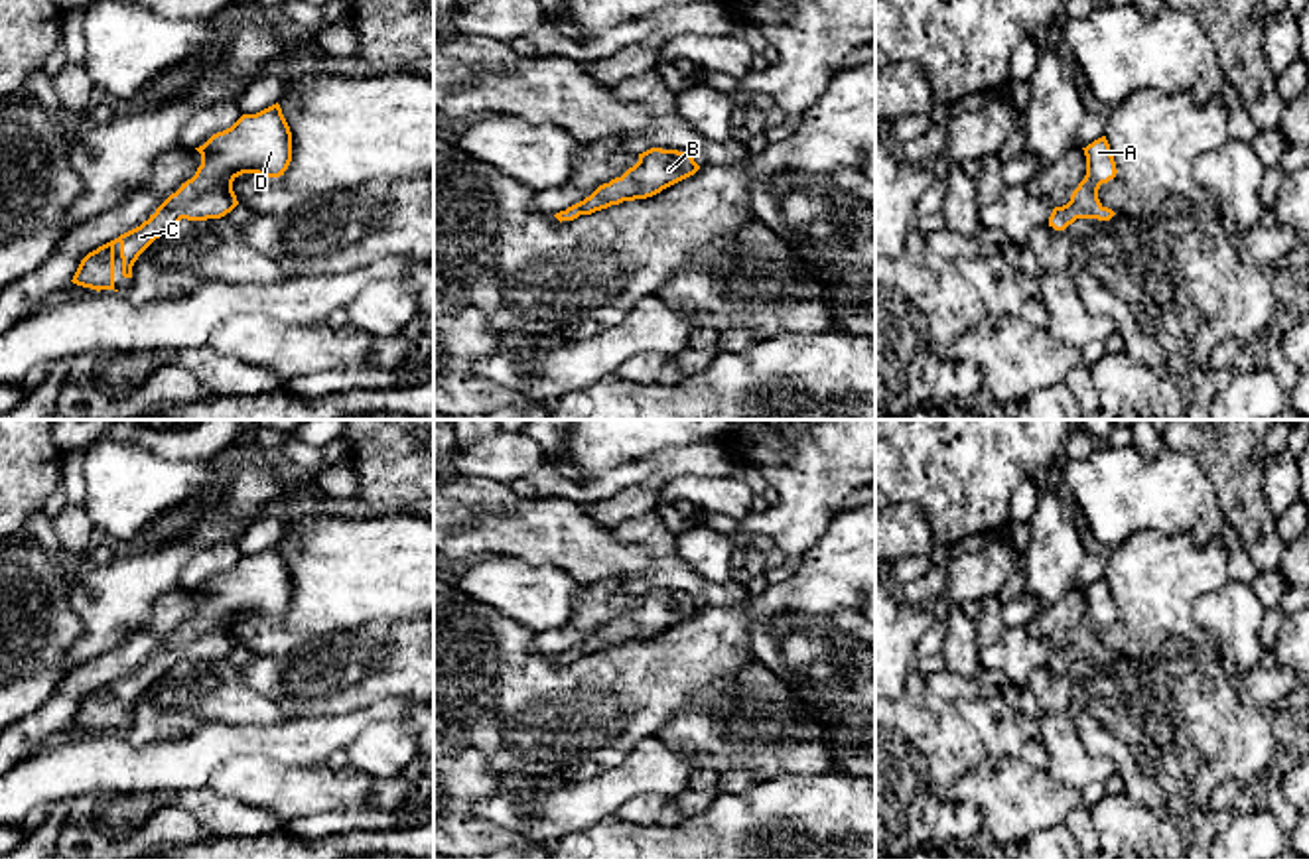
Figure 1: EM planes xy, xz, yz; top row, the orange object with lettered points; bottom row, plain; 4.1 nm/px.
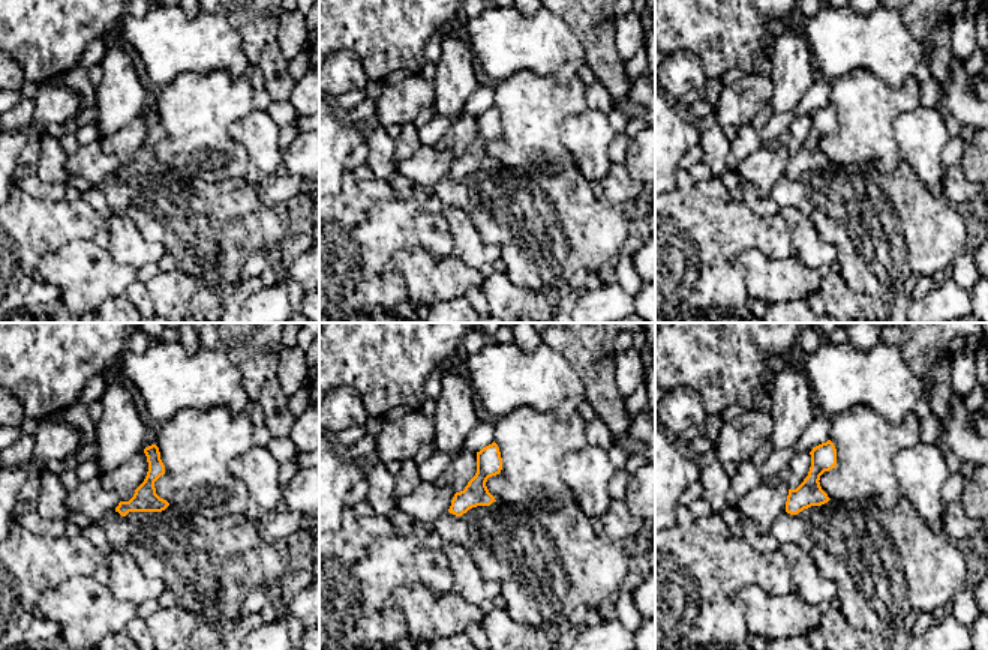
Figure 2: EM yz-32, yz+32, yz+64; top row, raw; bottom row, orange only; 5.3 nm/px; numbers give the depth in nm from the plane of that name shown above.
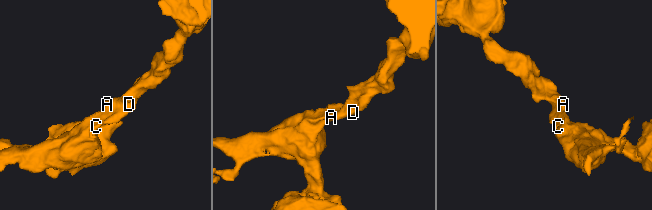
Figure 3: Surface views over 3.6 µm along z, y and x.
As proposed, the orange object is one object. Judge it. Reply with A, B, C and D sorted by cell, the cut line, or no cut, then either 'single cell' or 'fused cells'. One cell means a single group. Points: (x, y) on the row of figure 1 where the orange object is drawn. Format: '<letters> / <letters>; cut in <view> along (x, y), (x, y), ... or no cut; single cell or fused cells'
A B C D; no cut; single cell

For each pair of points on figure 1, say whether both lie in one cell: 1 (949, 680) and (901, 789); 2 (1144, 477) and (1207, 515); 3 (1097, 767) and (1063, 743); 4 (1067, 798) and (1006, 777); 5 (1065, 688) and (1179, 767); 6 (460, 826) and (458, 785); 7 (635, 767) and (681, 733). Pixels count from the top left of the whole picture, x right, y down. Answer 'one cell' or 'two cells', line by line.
1: two cells
2: one cell
3: one cell
4: one cell
5: one cell
6: one cell
7: two cells

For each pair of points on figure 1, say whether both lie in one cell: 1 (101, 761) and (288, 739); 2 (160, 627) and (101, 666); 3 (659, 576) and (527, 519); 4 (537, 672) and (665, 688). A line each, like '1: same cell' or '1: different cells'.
1: same cell
2: same cell
3: same cell
4: same cell

